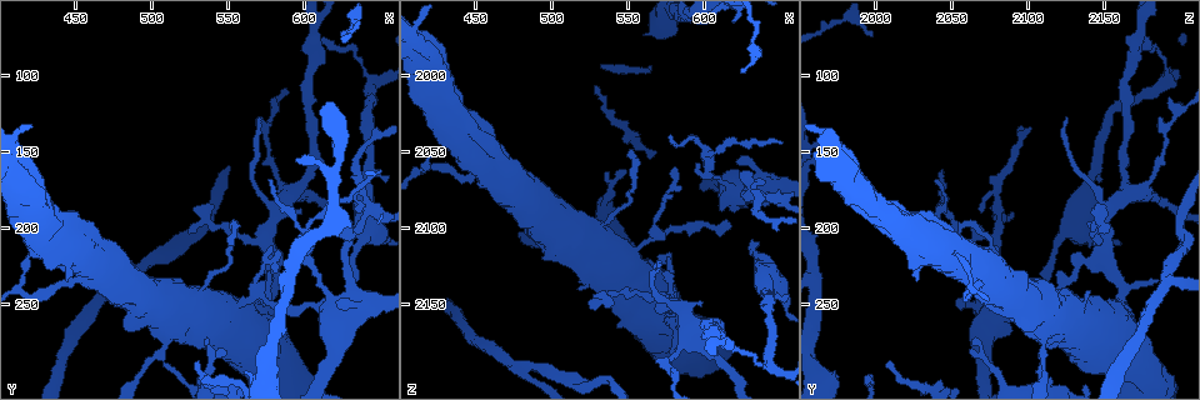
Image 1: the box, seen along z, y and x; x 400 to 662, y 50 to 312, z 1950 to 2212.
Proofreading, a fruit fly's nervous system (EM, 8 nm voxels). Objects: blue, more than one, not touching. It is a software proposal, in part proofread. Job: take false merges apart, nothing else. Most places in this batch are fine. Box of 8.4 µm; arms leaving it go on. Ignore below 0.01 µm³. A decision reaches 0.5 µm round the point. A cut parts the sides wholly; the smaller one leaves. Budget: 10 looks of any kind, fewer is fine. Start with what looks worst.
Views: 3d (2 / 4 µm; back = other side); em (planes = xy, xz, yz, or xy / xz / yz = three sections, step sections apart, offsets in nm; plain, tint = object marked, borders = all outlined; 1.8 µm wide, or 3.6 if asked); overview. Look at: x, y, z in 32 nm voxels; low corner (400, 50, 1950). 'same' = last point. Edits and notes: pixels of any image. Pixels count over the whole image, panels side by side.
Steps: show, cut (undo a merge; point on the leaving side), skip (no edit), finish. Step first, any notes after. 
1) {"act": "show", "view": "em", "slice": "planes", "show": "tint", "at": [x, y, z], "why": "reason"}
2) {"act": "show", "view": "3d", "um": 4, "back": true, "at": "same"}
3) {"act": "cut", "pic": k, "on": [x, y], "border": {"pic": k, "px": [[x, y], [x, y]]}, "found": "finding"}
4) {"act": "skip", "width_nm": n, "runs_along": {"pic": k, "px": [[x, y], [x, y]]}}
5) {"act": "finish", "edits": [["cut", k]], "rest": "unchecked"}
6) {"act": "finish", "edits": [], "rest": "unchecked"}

{"act": "show", "view": "3d", "um": 2, "at": [480, 234, 2194], "why": "a fork"}

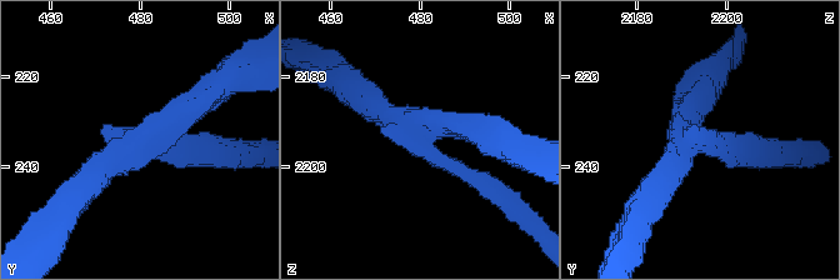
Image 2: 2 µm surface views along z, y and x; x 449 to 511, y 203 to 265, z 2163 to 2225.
{"act": "show", "view": "em", "slice": "xy", "step": 4, "show": "plain", "at": [480, 235, 2192], "arms": 3, "arm_widths_nm": [190, 220, 240], "why": "need the tissue"}

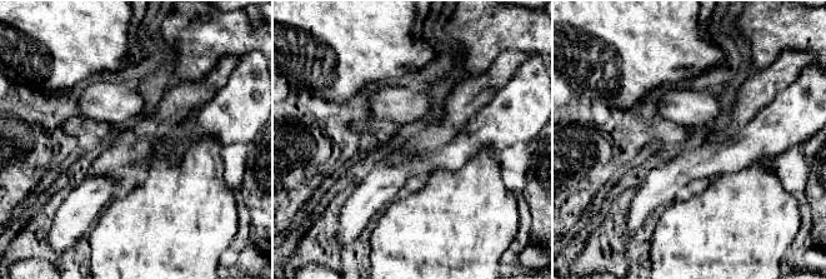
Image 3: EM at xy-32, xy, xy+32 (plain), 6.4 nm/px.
{"act": "show", "view": "em", "slice": "xy", "step": 4, "show": "tint", "at": "same"}

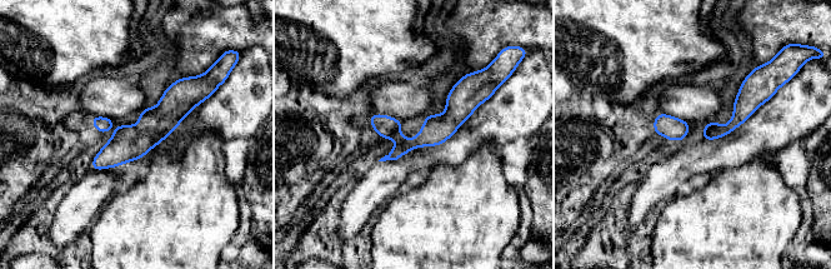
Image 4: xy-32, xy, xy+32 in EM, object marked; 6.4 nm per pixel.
{"act": "cut", "pic": 4, "on": [386, 126], "border": {"pic": 4, "px": [[399, 135], [395, 139]]}, "found": "two neurons meet here"}

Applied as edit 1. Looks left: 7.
{"act": "show", "view": "3d", "um": 4, "at": [644, 104, 2190], "why": "sharp bend"}

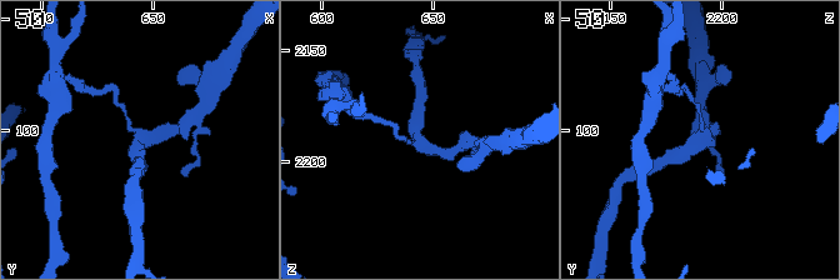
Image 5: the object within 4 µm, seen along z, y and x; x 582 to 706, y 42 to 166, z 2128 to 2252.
{"act": "show", "view": "em", "slice": "yz", "step": 16, "show": "tint", "at": [644, 102, 2190]}

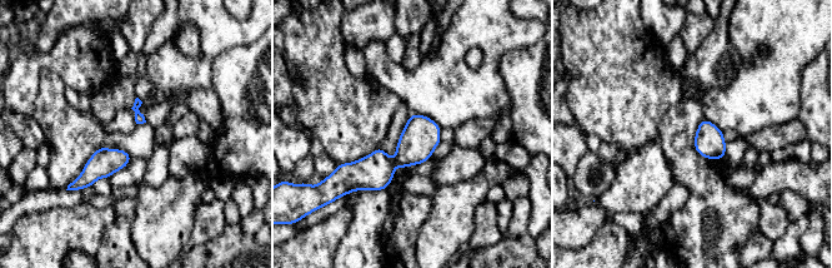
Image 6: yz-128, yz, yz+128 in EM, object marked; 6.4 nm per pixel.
{"act": "skip", "runs_along": {"pic": 6, "px": [[436, 128], [394, 163], [349, 170]]}, "found": "continuous, no second neuron"}

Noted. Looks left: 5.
{"act": "show", "view": "3d", "um": 4, "at": [510, 270, 2110], "why": "thick turns thin"}

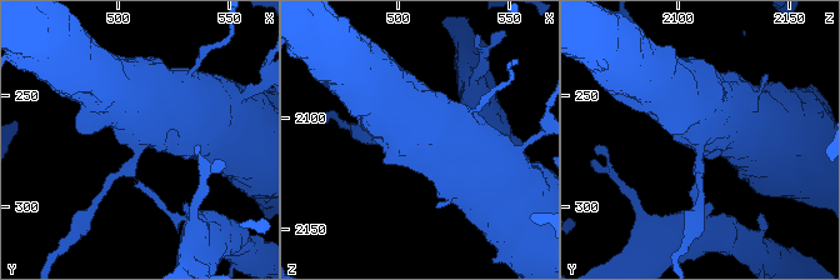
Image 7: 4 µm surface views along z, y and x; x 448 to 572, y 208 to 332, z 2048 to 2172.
{"act": "show", "view": "em", "slice": "planes", "show": "tint", "at": [508, 269, 2110], "why": "now the EM"}

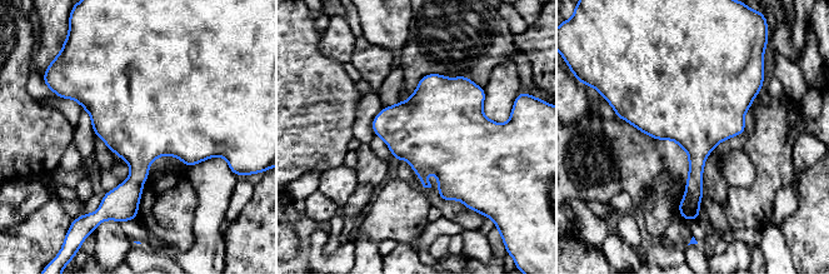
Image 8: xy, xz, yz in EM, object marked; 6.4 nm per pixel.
{"act": "skip", "found": "continuous, no second neuron"}

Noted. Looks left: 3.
{"act": "show", "view": "3d", "um": 2, "at": [594, 178, 2164], "why": "four or more arms meet"}

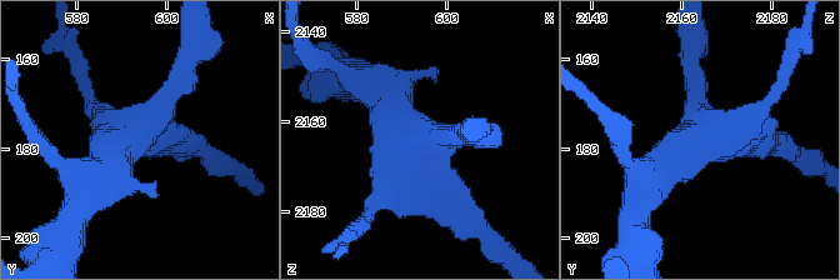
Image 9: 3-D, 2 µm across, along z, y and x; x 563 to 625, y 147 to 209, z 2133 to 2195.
{"act": "show", "view": "em", "slice": "xy", "step": 8, "show": "tint", "at": [593, 177, 2164], "arms": 4}

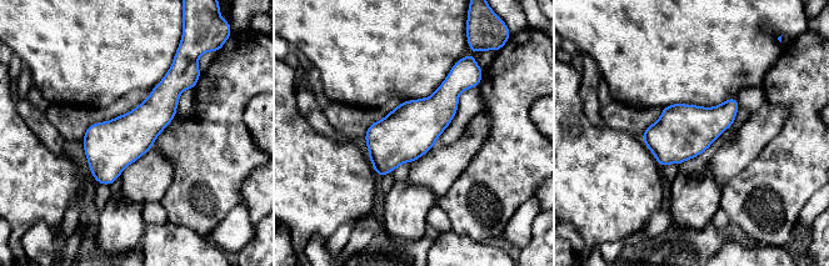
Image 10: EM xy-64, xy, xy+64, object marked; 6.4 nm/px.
{"act": "skip", "runs_along": {"pic": 10, "px": [[179, 76], [106, 160], [100, 180]]}, "found": "all the same neuron"}

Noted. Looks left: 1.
{"act": "finish", "edits": [["cut", 4]], "rest": "unchecked"}

